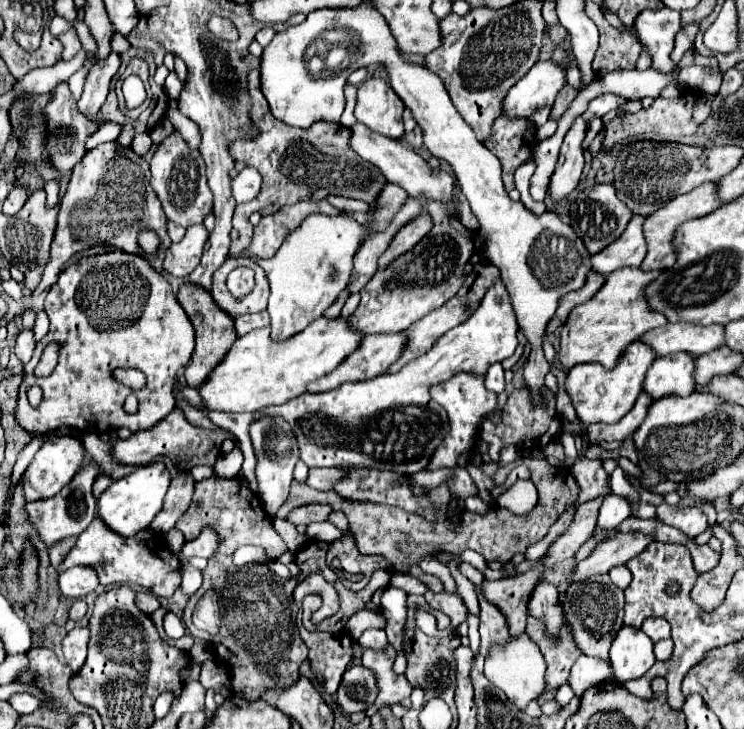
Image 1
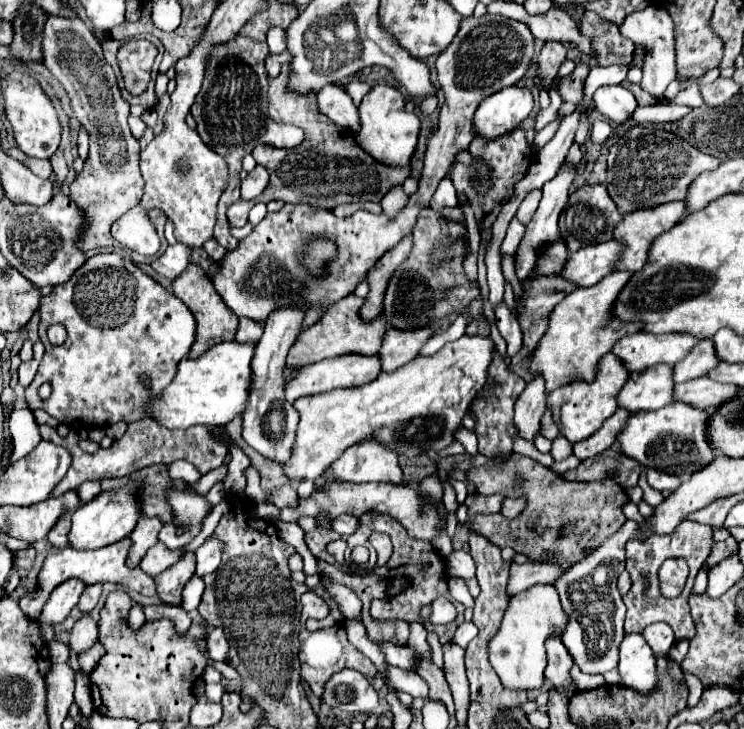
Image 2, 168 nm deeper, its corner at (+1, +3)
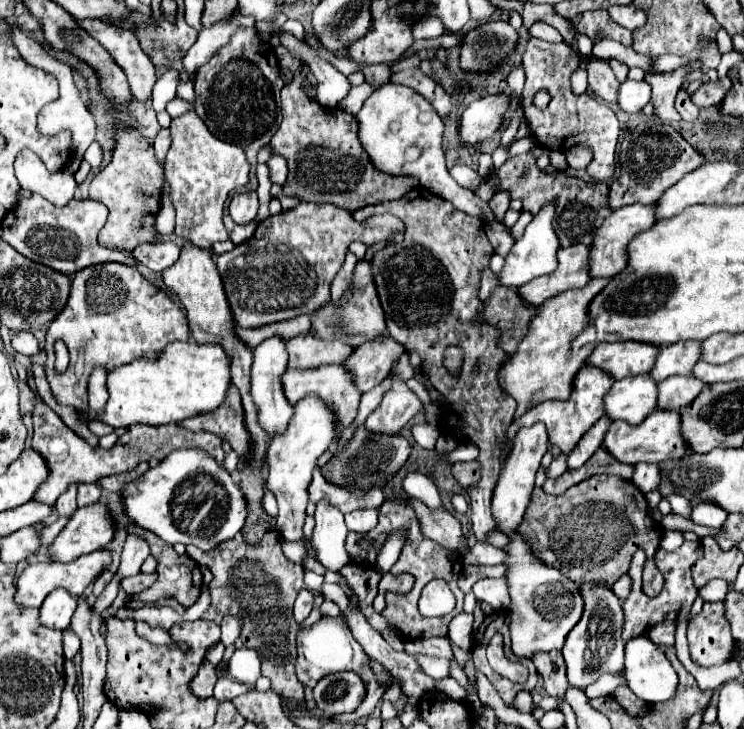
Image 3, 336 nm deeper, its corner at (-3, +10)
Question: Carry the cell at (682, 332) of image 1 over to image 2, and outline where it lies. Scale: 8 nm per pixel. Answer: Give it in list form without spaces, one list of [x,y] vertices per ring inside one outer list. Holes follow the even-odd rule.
[[[627,334],[615,346],[613,354],[623,362],[627,372],[641,372],[655,364],[677,364],[697,344],[697,338],[689,334]]]

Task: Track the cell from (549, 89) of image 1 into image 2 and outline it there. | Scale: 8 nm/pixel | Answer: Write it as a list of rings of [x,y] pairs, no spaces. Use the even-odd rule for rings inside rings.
[[[509,86],[495,92],[479,104],[473,116],[475,134],[493,140],[515,130],[517,124],[529,116],[533,104],[533,94],[527,88]]]

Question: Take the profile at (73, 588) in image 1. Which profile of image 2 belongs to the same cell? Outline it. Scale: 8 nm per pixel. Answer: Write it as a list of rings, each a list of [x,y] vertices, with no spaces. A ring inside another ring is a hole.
[[[67,580],[61,586],[57,586],[57,590],[53,590],[49,600],[45,602],[39,622],[41,624],[45,622],[47,626],[53,626],[53,628],[65,622],[71,608],[79,602],[79,596],[83,590],[85,590],[85,584],[81,580]]]

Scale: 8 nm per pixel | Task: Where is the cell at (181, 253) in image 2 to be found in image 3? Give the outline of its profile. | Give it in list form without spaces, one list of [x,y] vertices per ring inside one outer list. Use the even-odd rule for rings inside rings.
[[[173,241],[137,245],[137,249],[133,249],[133,257],[139,263],[143,263],[151,271],[159,271],[159,273],[163,269],[175,265],[175,261],[179,259],[179,255],[181,255],[181,249]]]

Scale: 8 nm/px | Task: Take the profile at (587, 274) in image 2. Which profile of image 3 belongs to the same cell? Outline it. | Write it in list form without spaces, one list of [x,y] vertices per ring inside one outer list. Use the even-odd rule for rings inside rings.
[[[583,243],[559,249],[557,269],[549,275],[529,281],[527,285],[521,285],[519,287],[521,297],[529,305],[541,305],[543,301],[547,301],[567,289],[585,287],[591,281],[589,253],[591,253],[591,247],[583,245]]]

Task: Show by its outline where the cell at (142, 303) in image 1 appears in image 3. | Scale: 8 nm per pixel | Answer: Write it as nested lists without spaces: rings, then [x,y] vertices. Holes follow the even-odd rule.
[[[103,263],[103,265],[91,265],[85,267],[81,271],[77,271],[71,279],[71,293],[69,299],[63,307],[63,311],[51,321],[49,329],[47,329],[47,343],[45,343],[45,351],[47,351],[47,365],[45,365],[45,375],[47,381],[51,385],[53,397],[57,399],[59,405],[69,405],[75,407],[77,411],[85,413],[87,411],[87,381],[89,375],[93,373],[95,367],[103,367],[107,373],[111,373],[113,369],[127,365],[129,361],[135,361],[139,357],[149,357],[149,359],[157,359],[159,353],[173,341],[187,341],[191,335],[189,331],[189,323],[185,317],[183,307],[171,299],[165,291],[157,289],[155,285],[151,285],[135,265],[127,265],[127,263]],[[55,339],[63,339],[67,343],[67,349],[71,353],[71,361],[69,367],[63,375],[57,375],[53,371],[53,363],[55,363],[55,351],[53,351],[53,343]]]

